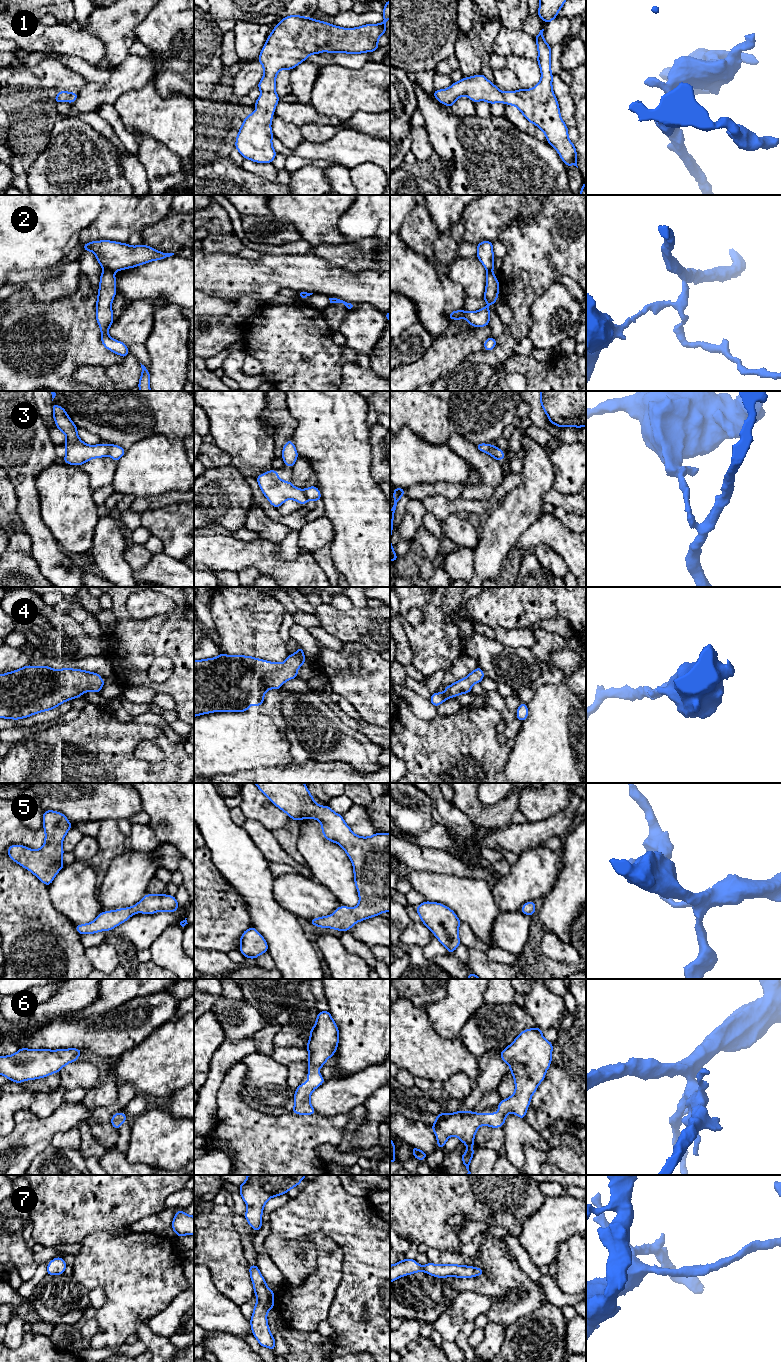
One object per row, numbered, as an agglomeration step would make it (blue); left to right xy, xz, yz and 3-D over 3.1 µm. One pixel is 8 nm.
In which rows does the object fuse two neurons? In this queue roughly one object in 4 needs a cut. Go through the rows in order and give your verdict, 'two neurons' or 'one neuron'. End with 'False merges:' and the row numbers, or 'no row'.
1: one neuron
2: two neurons
3: two neurons
4: one neuron
5: one neuron
6: one neuron
7: one neuron
False merges: 2, 3

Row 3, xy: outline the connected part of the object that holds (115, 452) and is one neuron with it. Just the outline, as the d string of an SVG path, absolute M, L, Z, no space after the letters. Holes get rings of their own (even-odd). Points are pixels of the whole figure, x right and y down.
M108 445L108 454L116 462L125 454L125 452L126 450L118 445Z

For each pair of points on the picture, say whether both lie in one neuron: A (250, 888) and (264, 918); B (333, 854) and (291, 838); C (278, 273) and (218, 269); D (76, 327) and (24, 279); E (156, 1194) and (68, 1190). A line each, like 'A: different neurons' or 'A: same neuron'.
A: same neuron
B: different neurons
C: same neuron
D: different neurons
E: same neuron

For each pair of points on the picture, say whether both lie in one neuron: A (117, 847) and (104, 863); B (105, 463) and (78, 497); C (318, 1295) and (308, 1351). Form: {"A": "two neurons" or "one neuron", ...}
{"A": "one neuron", "B": "two neurons", "C": "two neurons"}

